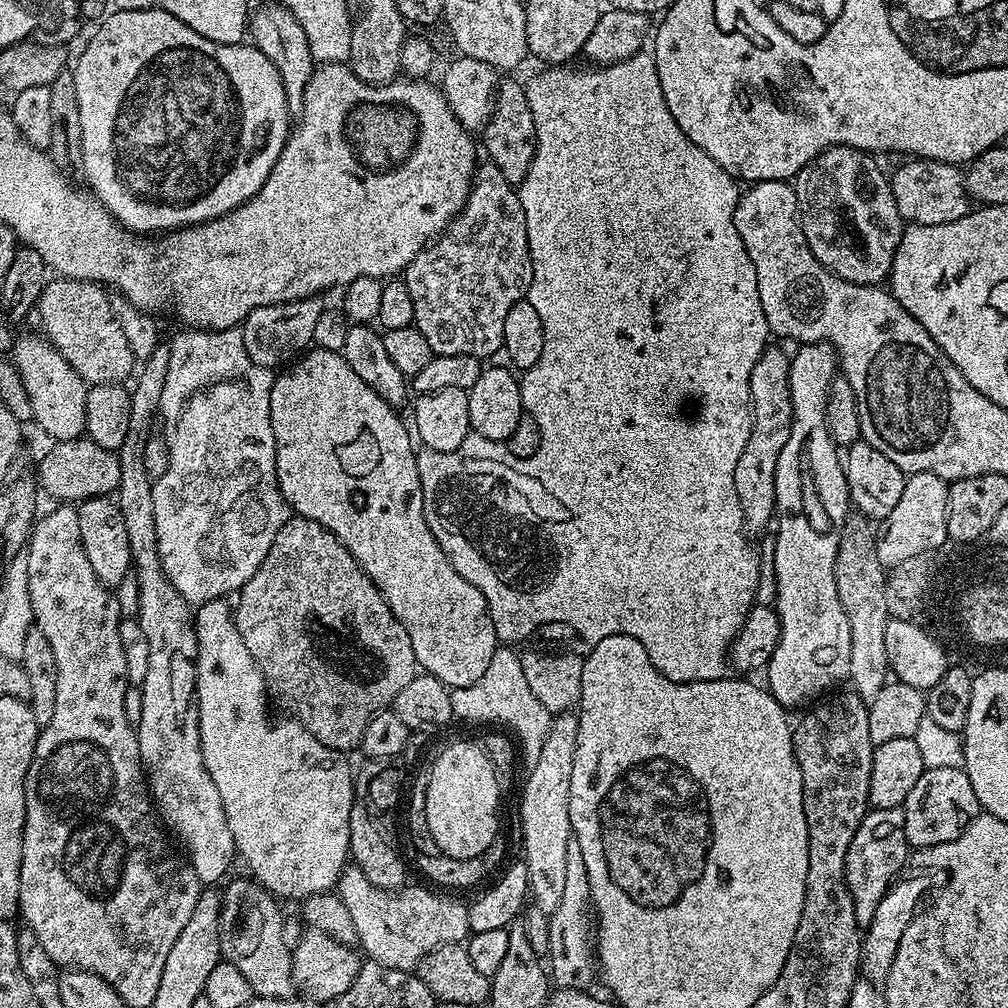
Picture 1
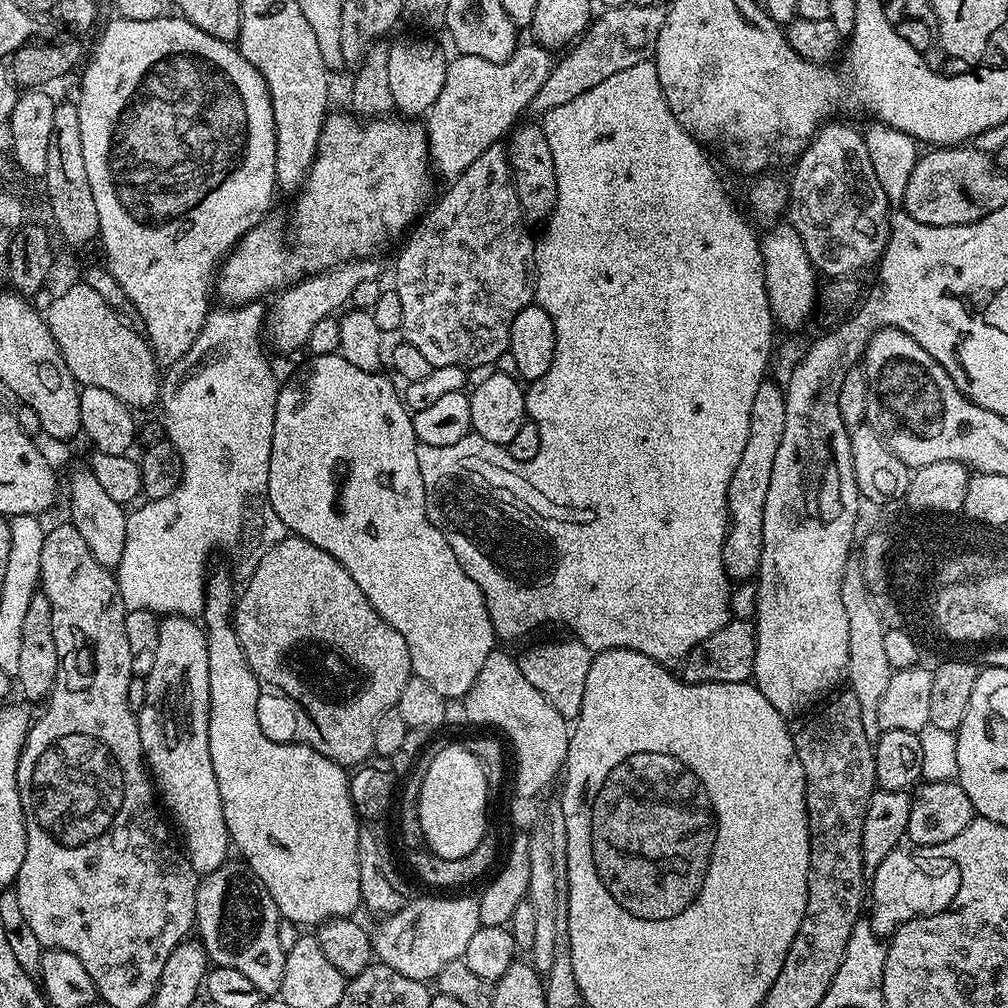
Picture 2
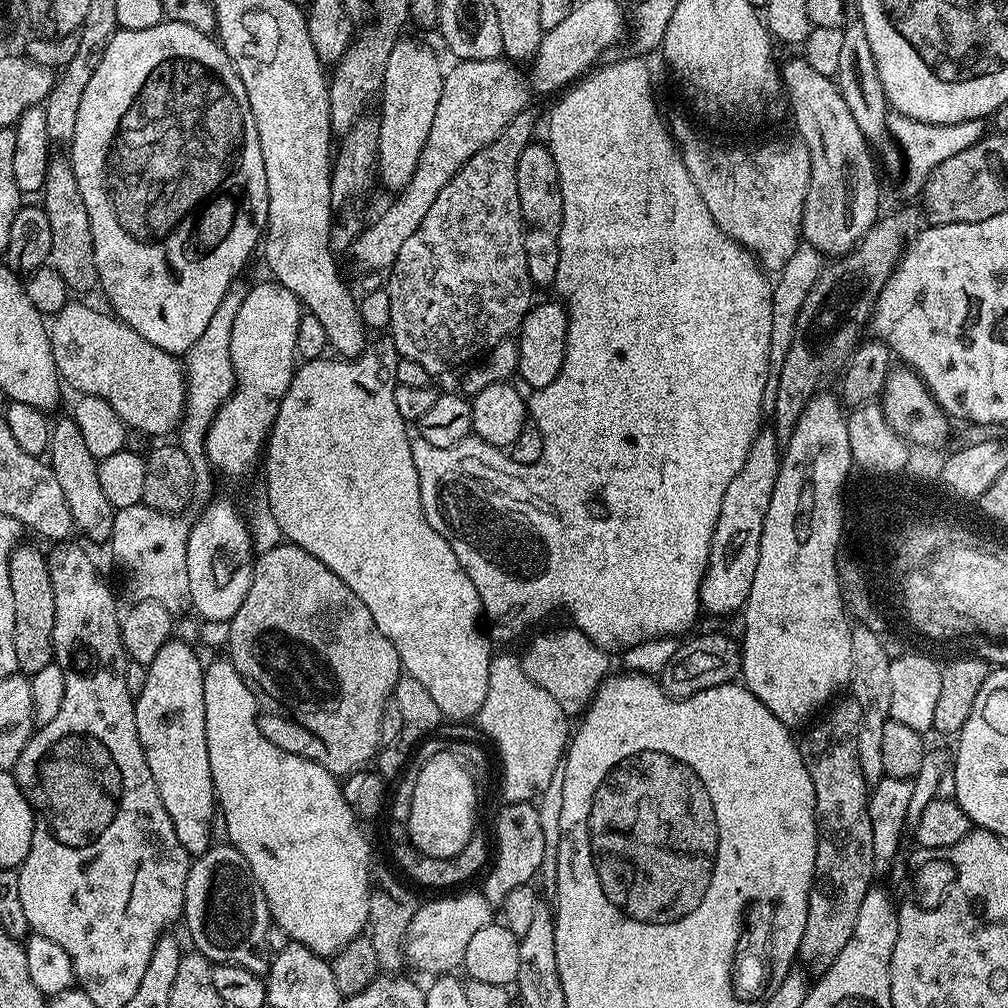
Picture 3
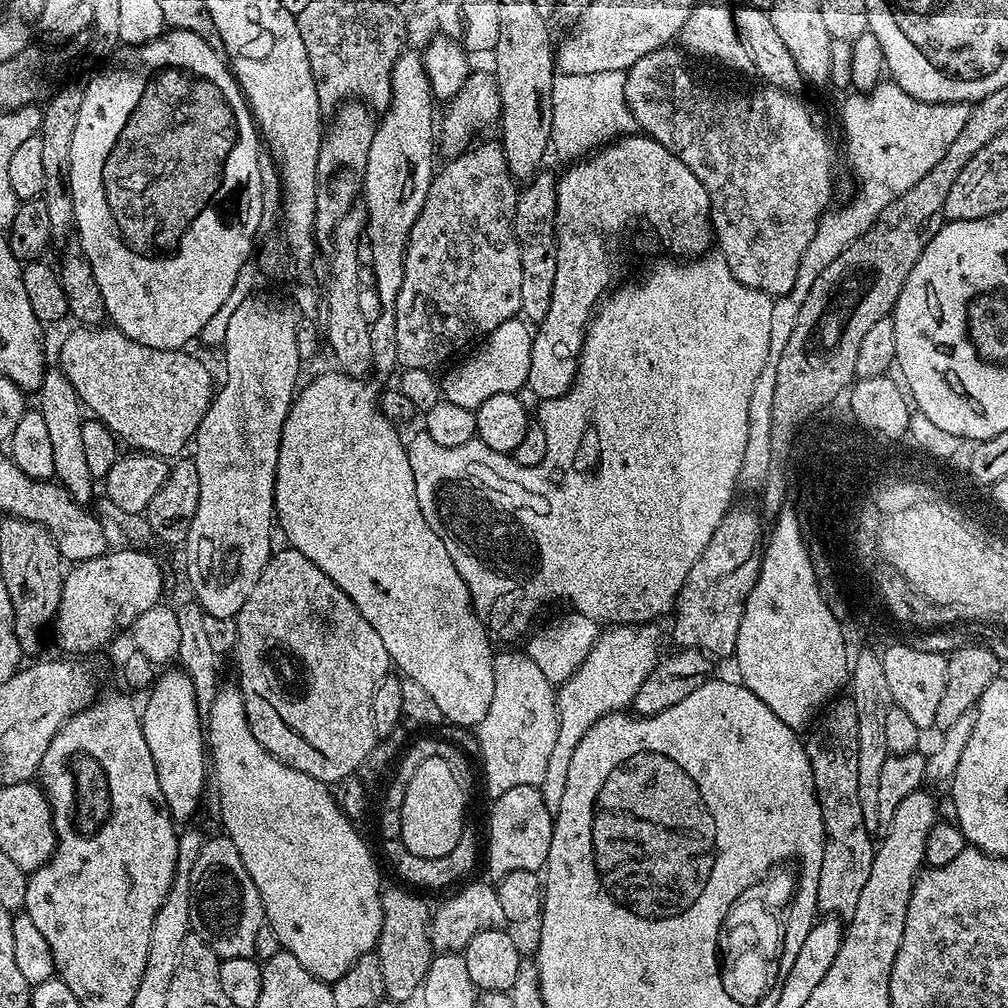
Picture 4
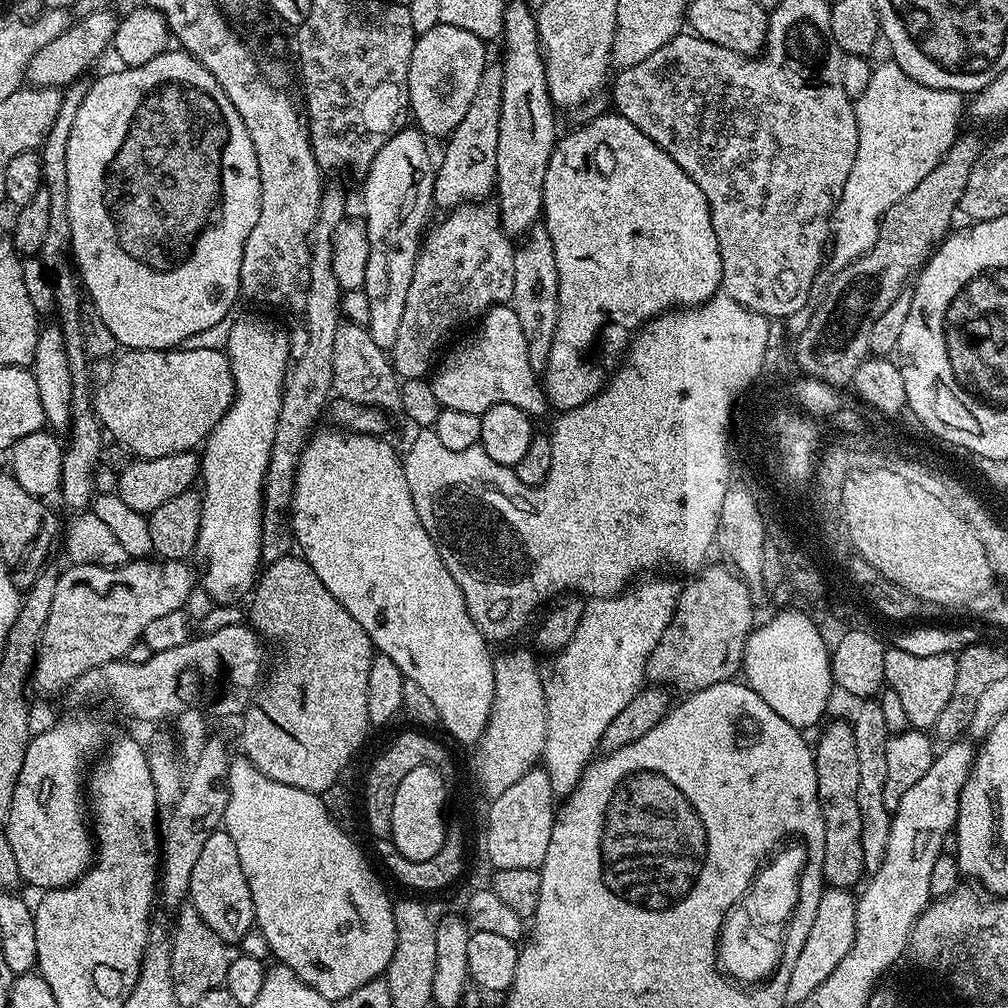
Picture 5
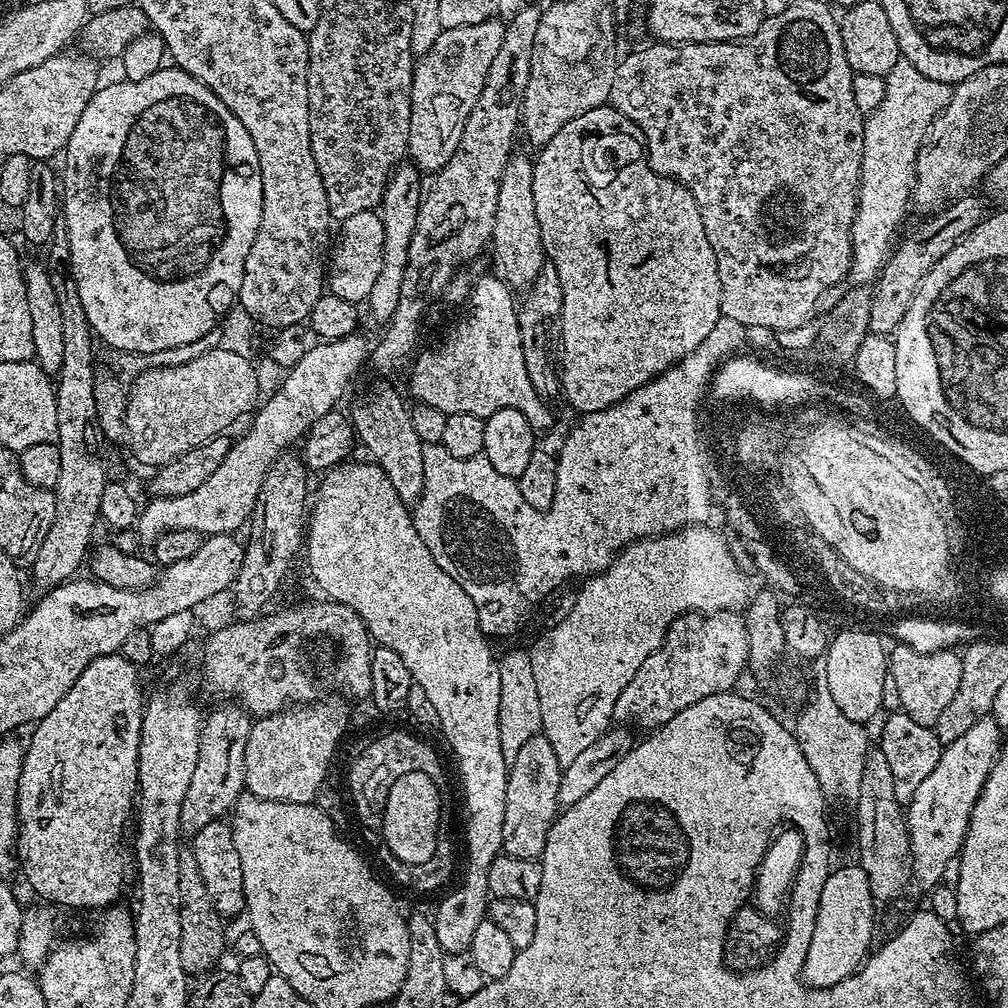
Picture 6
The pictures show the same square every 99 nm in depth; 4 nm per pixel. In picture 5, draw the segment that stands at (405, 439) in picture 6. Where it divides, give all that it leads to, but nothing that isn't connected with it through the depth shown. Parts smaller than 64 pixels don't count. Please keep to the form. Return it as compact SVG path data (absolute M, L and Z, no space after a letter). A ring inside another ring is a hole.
M342 322L338 326L338 334L334 334L332 386L339 399L355 404L365 404L381 410L396 410L400 406L401 381L392 368L392 361L385 349L374 342L371 331L363 324Z

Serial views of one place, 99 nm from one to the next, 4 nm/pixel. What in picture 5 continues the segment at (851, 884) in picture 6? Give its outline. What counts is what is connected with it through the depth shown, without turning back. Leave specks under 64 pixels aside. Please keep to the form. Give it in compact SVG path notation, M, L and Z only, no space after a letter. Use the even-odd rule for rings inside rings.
M825 887L814 914L814 922L810 926L810 934L806 934L806 942L802 942L802 950L798 950L798 958L794 958L794 970L790 970L790 982L784 995L784 1003L798 1006L838 967L838 962L850 954L850 946L854 946L856 933L857 897L843 888Z

